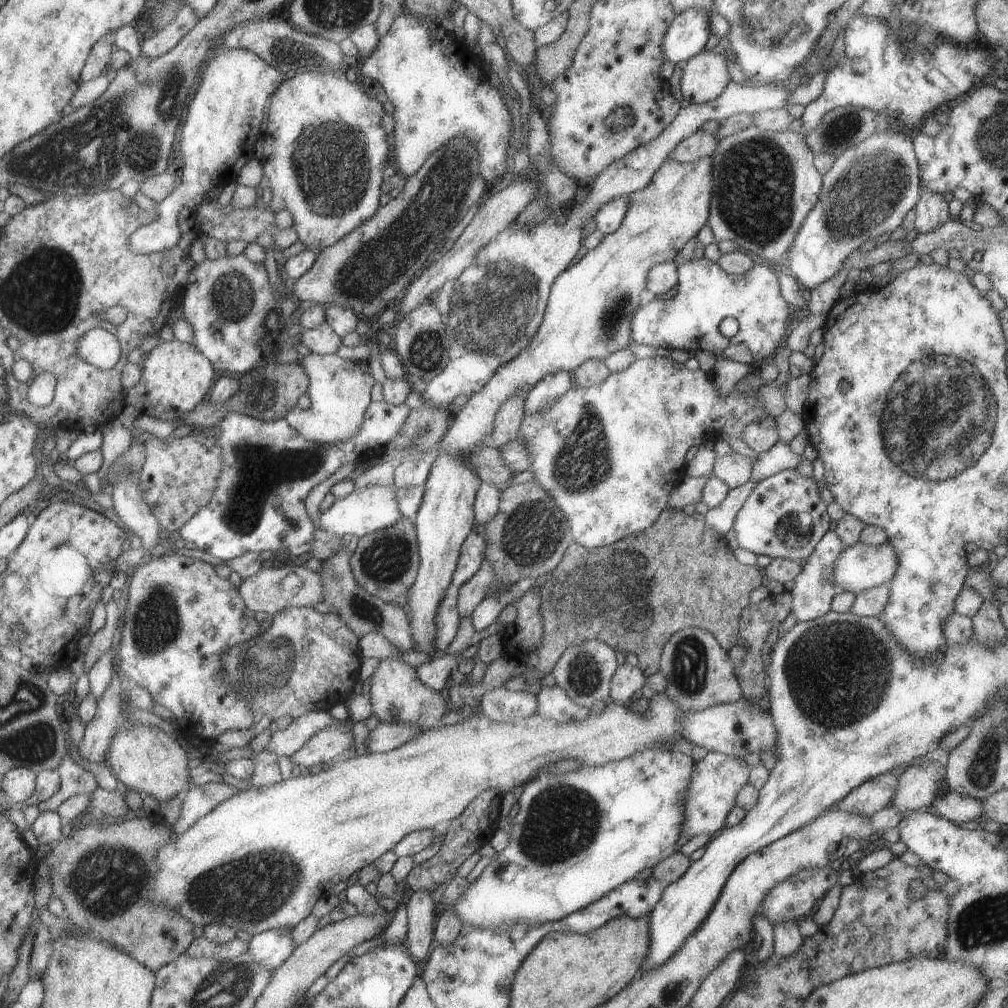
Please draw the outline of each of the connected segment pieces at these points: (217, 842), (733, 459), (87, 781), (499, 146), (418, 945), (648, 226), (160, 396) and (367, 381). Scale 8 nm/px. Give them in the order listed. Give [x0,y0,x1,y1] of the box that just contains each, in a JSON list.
[[151,692,683,936],[712,451,751,489],[37,753,97,812],[357,15,511,184],[405,890,437,962],[407,156,713,656],[124,340,215,421],[283,353,375,444]]

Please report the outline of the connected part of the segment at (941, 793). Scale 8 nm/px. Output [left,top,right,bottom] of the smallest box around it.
[930,780,984,824]

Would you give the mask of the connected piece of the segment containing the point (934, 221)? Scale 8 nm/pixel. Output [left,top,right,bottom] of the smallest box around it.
[914,190,951,234]

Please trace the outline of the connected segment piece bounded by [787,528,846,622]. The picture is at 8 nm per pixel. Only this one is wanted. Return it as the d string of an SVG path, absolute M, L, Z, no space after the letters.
M832 528L827 529L827 532L819 539L815 545L813 552L807 556L802 562L801 572L795 576L791 584L787 586L789 594L792 598L793 616L796 622L809 622L825 612L829 612L829 604L831 598L835 596L838 589L833 584L833 566L837 556L843 552L846 547L839 537L835 534Z

